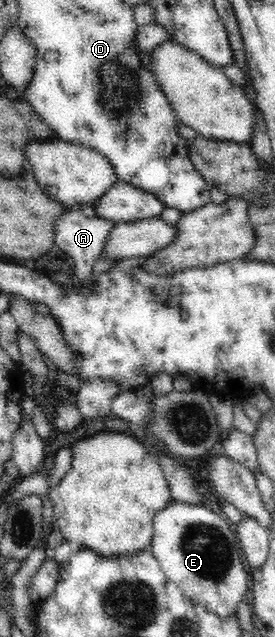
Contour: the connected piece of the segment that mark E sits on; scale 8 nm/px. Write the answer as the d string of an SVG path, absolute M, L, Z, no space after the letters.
M170 501L159 510L153 520L153 535L149 544L151 553L160 563L169 581L180 587L183 596L204 606L221 621L236 618L238 602L246 596L248 574L236 548L236 534L222 518L202 505Z

